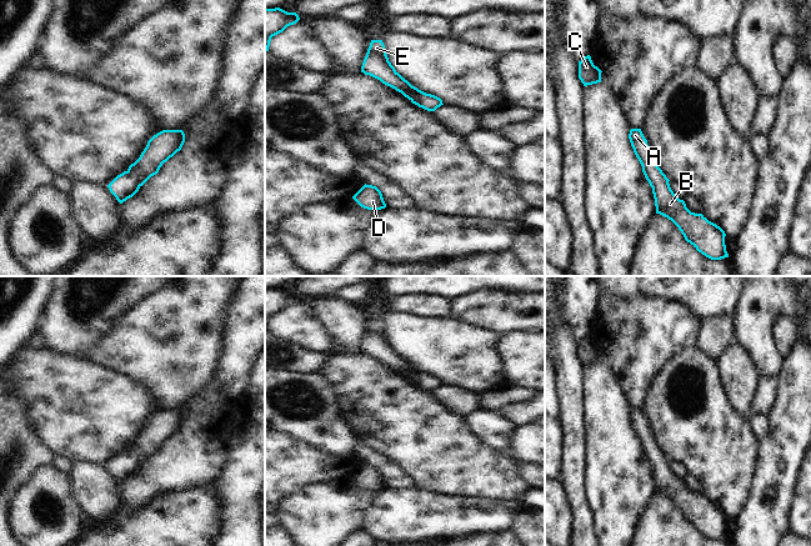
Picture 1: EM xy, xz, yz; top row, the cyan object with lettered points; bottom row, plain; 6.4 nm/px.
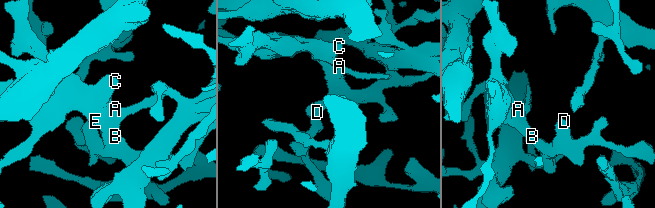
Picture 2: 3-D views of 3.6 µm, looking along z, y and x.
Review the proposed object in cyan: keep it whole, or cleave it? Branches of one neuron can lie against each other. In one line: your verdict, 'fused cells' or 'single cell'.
single cell

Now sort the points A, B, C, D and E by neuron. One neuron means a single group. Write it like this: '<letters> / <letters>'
A B C D E

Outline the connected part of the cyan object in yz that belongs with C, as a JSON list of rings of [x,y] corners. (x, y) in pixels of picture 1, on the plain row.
[[[585,336],[579,341],[579,359],[584,366],[601,362],[601,350],[594,345],[591,336]]]

